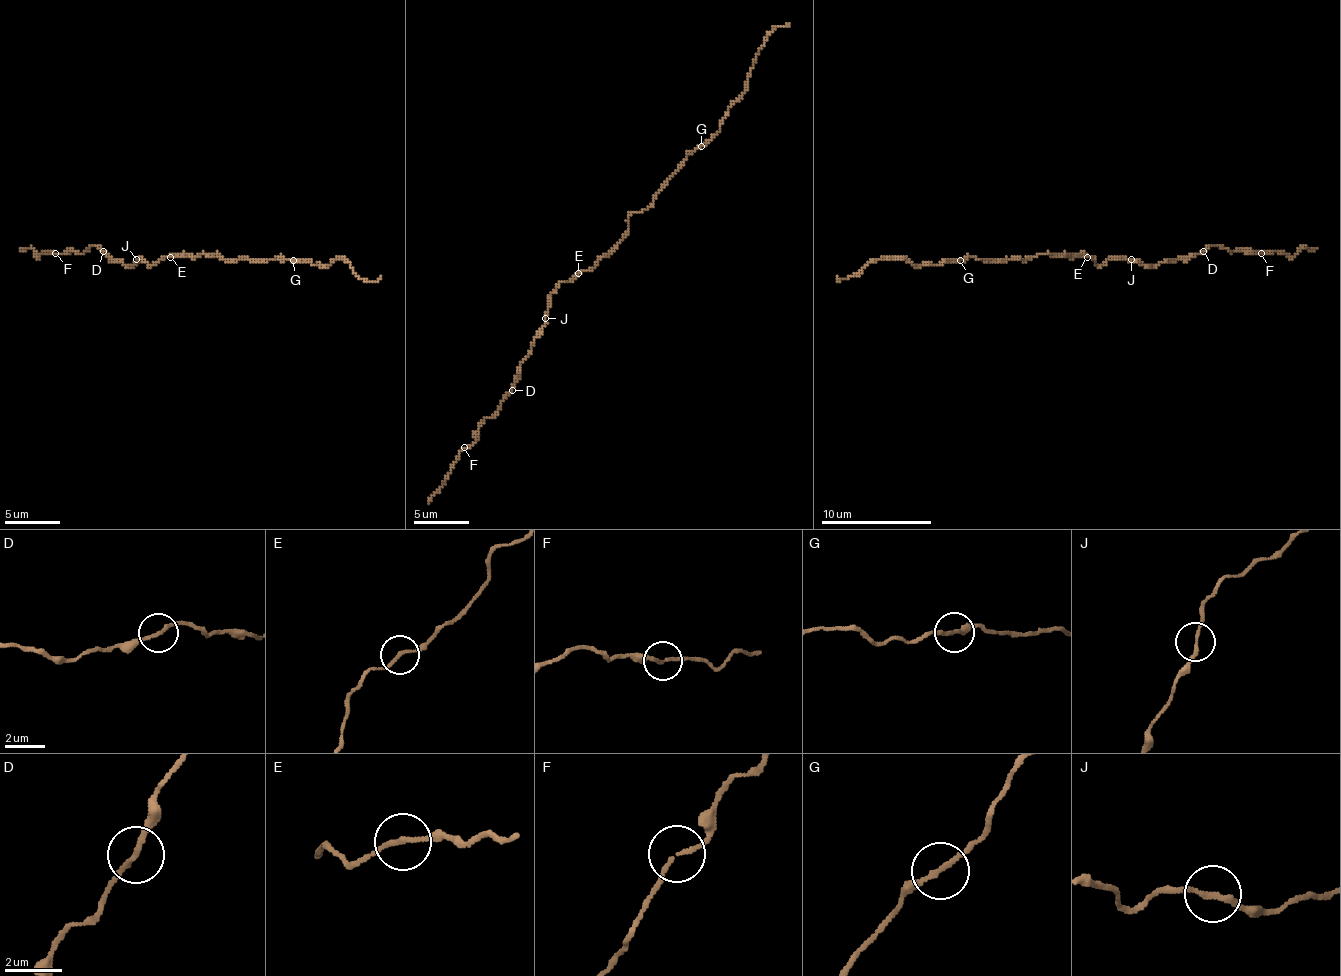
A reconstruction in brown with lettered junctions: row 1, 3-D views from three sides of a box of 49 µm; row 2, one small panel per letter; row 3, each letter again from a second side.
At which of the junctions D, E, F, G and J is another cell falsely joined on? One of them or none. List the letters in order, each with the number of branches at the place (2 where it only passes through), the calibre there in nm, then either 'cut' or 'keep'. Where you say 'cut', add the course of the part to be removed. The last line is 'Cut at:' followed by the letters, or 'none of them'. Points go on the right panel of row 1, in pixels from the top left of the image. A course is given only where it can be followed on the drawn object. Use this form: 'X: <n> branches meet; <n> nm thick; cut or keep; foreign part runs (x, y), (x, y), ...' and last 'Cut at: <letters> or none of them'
D: 2 branches meet; 170 nm thick; keep
E: 2 branches meet; 160 nm thick; keep
F: 2 branches meet; 140 nm thick; keep
G: 2 branches meet; 170 nm thick; cut; foreign part runs (959, 259), (942, 265), (873, 259), (848, 279), (840, 282), (837, 276)
J: 2 branches meet; 170 nm thick; keep
Cut at: G

